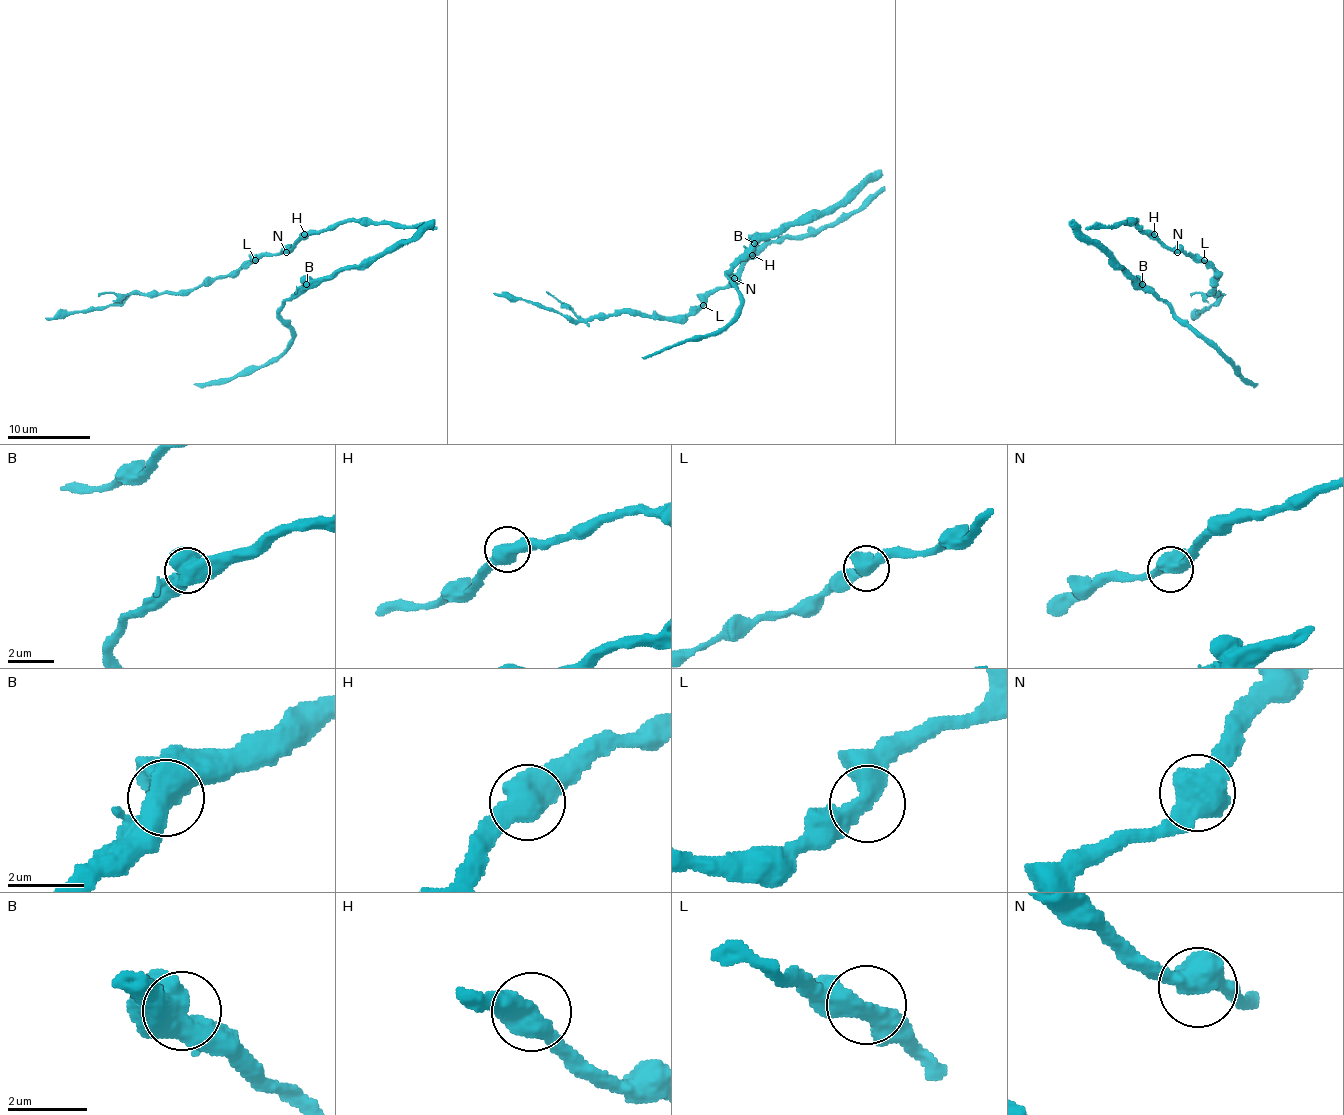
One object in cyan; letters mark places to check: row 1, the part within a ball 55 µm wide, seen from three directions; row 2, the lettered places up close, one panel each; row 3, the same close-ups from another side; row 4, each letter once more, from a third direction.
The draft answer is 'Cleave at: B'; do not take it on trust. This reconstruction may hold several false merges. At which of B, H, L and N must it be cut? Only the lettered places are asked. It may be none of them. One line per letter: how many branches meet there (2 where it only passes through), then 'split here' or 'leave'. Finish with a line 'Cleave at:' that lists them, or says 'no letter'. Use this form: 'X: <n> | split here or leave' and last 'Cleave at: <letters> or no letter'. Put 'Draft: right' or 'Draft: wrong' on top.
Draft: wrong
B: 3 | leave
H: 2 | leave
L: 2 | leave
N: 3 | leave
Cleave at: no letter

